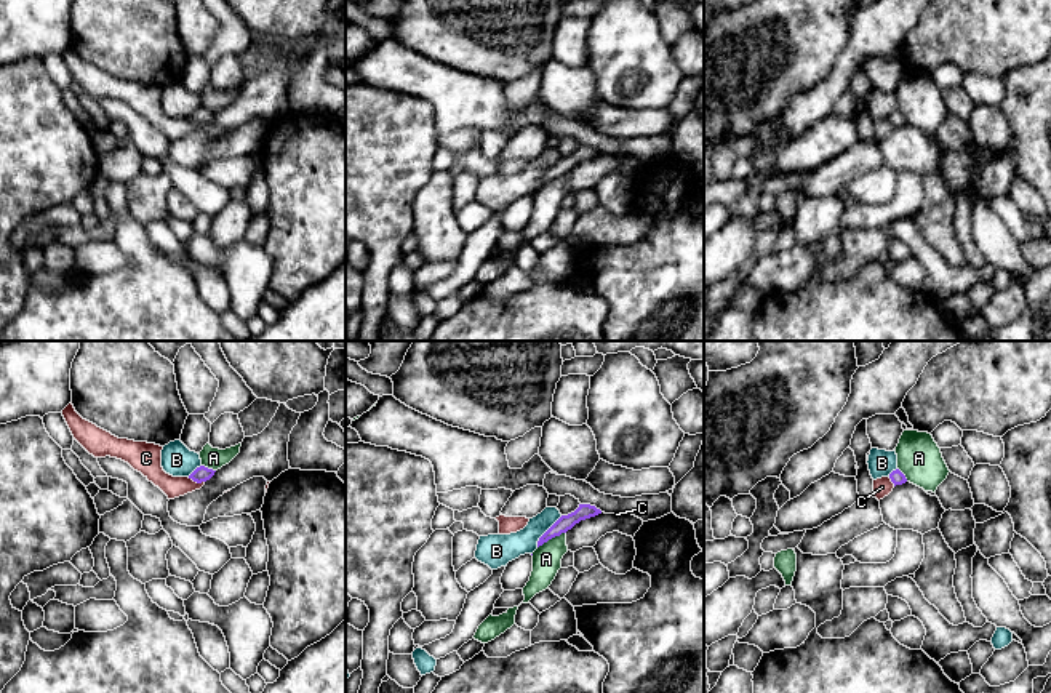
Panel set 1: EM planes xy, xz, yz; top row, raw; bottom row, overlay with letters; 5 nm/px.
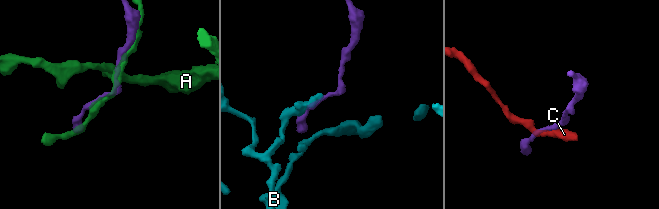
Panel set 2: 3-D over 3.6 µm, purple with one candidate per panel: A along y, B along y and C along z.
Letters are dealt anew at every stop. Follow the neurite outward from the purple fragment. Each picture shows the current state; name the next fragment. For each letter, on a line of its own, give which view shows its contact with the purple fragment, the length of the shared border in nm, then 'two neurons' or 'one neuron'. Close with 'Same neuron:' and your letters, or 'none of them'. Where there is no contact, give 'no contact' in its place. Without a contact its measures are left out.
A: meets purple in xz; contact 170 nm long; two neurons
B: meets purple in xz; contact 200 nm long; two neurons
C: meets purple in xy; contact 90 nm long; two neurons
Same neuron: none of them

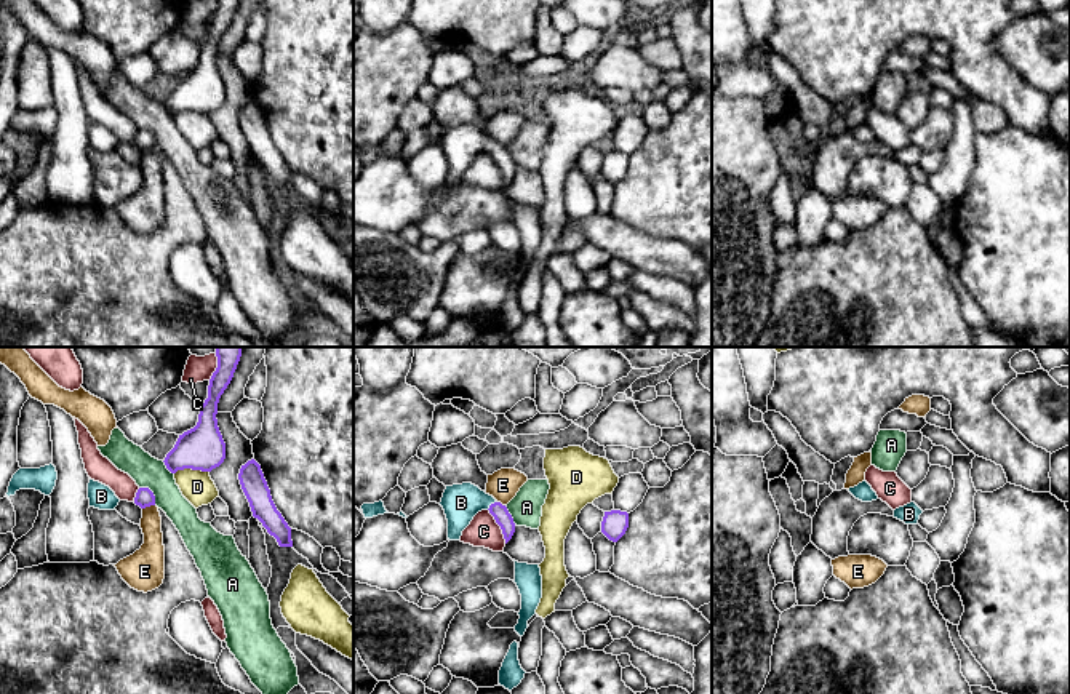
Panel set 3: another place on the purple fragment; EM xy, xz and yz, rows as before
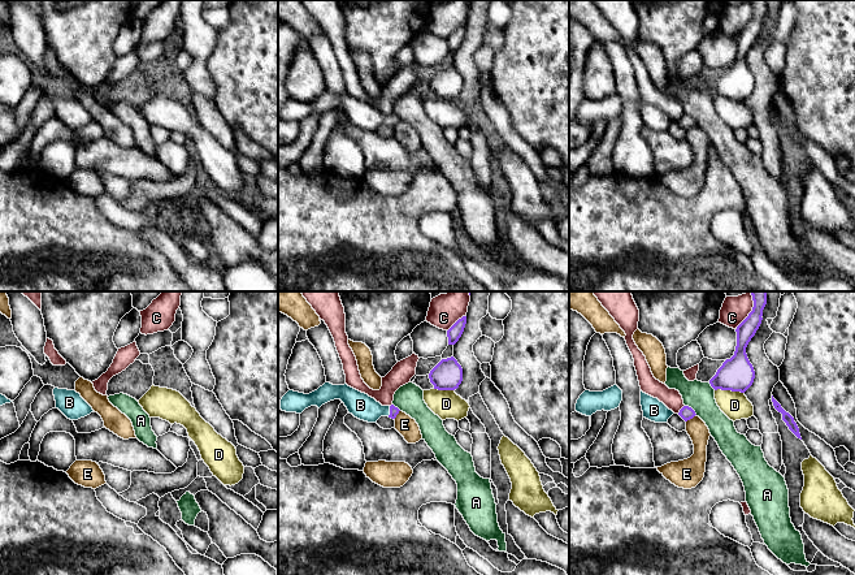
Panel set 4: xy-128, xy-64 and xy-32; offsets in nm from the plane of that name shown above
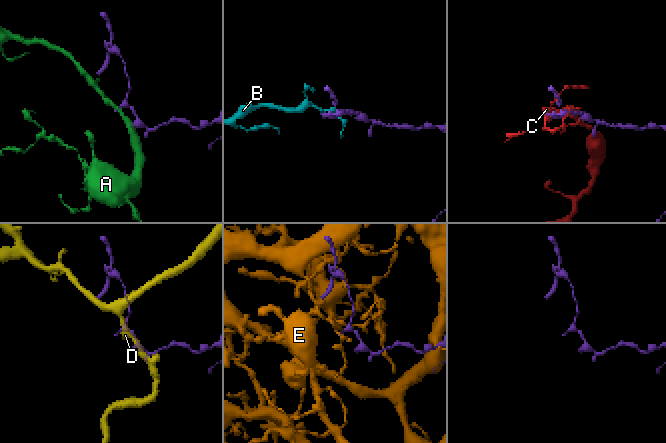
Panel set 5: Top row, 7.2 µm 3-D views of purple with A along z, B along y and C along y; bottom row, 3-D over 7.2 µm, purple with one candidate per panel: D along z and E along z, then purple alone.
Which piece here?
A: meets purple in xy; contact 130 nm long; two neurons
B: meets purple in xz; contact 70 nm long; two neurons
C: meets purple in xz; contact 200 nm long; two neurons
D: meets purple in xy; contact 180 nm long; two neurons
E: meets purple in xy; contact 70 nm long; two neurons
Same neuron: none of them

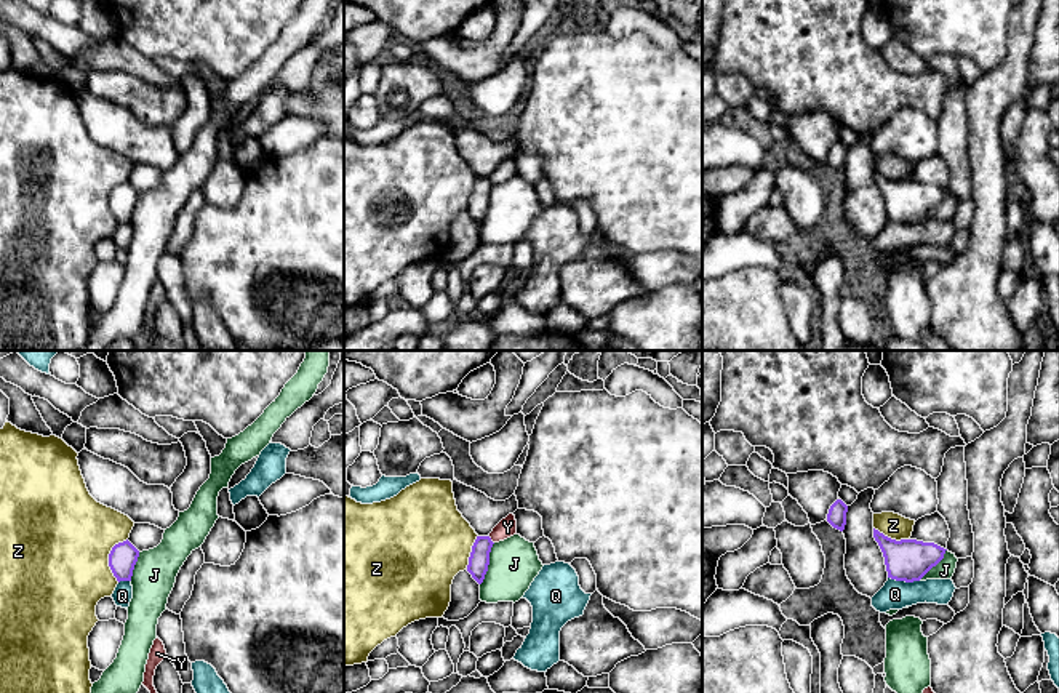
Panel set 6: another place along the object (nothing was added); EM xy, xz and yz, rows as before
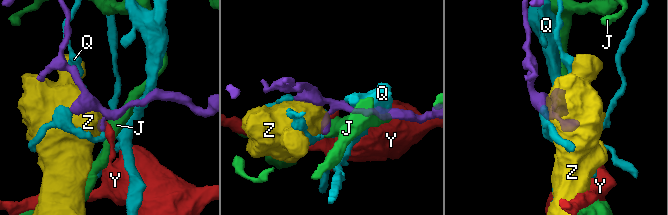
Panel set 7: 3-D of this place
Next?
J: meets purple in xz; contact 220 nm long; two neurons
Q: meets purple in yz; contact 160 nm long; one neuron
Y: meets purple in xz; contact 50 nm long; two neurons
Z: meets purple in xy; contact 220 nm long; two neurons
Same neuron: Q

